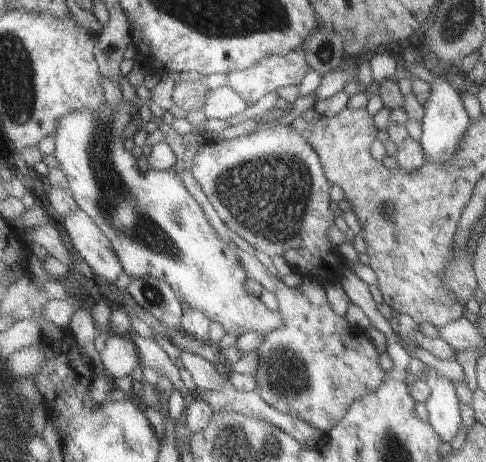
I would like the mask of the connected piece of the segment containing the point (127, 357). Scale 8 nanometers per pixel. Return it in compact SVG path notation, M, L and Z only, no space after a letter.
M108 335L105 346L98 353L102 371L111 379L127 376L139 365L138 354L131 338L124 335Z

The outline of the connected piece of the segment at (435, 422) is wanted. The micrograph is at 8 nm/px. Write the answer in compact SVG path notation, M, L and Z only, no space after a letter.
M437 374L430 384L429 394L423 403L427 410L427 423L441 443L450 442L460 422L459 402L452 381Z

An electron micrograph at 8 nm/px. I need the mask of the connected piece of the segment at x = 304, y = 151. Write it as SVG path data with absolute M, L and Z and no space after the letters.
M288 120L279 122L275 128L269 128L257 132L256 129L247 135L241 135L232 139L226 139L217 144L208 139L205 139L204 143L199 146L195 156L192 160L190 173L195 179L195 182L201 187L203 194L207 197L207 200L211 203L211 206L215 209L217 216L221 219L221 222L229 228L229 230L238 234L245 242L248 242L255 250L264 252L269 257L275 255L284 258L293 272L301 276L302 278L316 279L317 270L323 268L323 250L329 252L331 248L331 242L325 236L325 231L329 226L333 225L333 219L335 215L329 210L329 197L328 192L330 184L325 180L322 173L317 155L314 154L314 150L307 144L295 131L292 131L288 127Z

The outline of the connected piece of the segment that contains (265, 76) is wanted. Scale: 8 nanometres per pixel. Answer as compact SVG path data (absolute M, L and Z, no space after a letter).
M298 47L286 55L271 55L262 61L253 63L246 69L228 71L223 74L227 81L224 86L236 92L246 102L247 106L253 106L264 94L272 90L276 90L282 86L298 86L305 74L307 74L308 69L302 50Z

